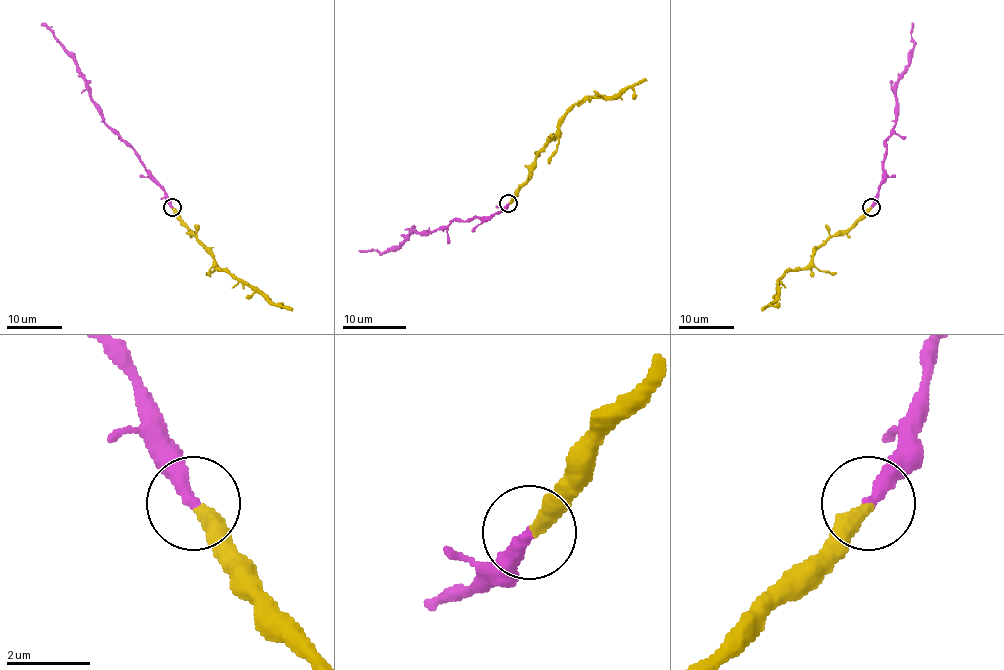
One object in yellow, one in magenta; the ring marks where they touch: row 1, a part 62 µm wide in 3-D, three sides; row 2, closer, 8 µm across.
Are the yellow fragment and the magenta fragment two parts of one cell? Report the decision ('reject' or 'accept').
accept

